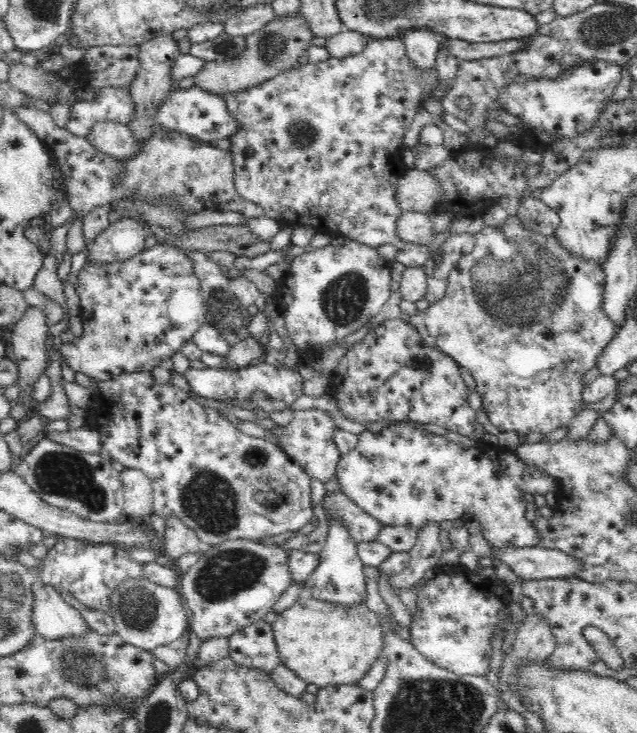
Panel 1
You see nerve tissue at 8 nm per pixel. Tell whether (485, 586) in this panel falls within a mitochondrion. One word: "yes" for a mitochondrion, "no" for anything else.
no

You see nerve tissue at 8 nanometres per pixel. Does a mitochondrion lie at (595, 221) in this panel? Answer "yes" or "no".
no

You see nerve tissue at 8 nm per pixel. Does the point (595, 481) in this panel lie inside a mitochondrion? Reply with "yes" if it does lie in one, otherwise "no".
no

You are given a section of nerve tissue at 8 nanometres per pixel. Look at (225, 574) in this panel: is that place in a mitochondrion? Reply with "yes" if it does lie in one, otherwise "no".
yes

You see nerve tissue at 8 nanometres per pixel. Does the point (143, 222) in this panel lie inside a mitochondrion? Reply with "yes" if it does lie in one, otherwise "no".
no

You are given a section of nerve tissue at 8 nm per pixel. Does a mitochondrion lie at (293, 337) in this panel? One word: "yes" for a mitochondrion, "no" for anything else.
no

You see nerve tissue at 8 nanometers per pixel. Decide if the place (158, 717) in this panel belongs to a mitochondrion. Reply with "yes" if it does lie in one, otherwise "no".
yes

